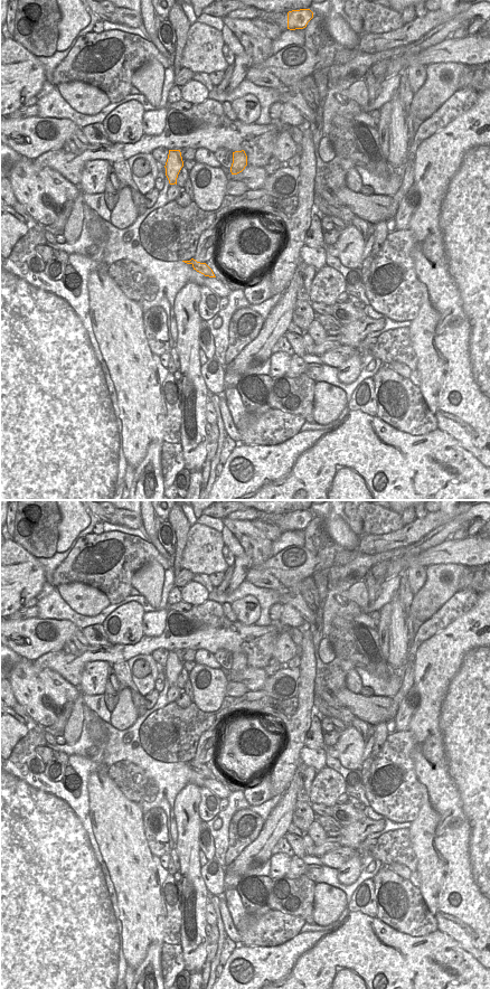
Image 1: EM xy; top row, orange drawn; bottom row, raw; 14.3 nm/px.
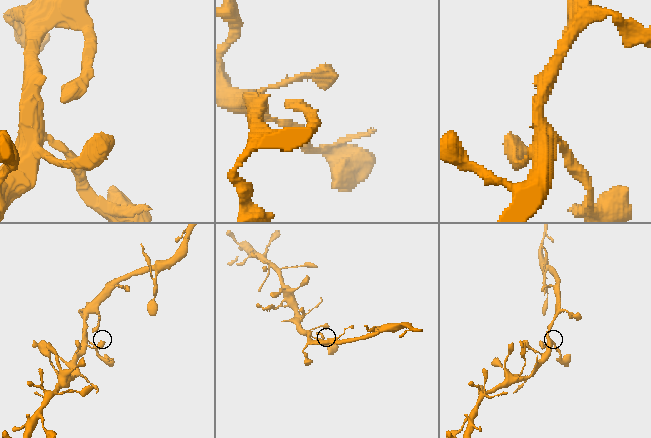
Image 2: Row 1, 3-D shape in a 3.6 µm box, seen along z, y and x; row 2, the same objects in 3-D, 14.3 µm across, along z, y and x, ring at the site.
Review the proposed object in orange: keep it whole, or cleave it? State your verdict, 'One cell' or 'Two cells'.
One cell.

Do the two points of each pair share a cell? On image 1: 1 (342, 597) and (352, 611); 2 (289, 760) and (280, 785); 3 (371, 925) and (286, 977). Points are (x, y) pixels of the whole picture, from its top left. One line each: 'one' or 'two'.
1: one
2: one
3: one

